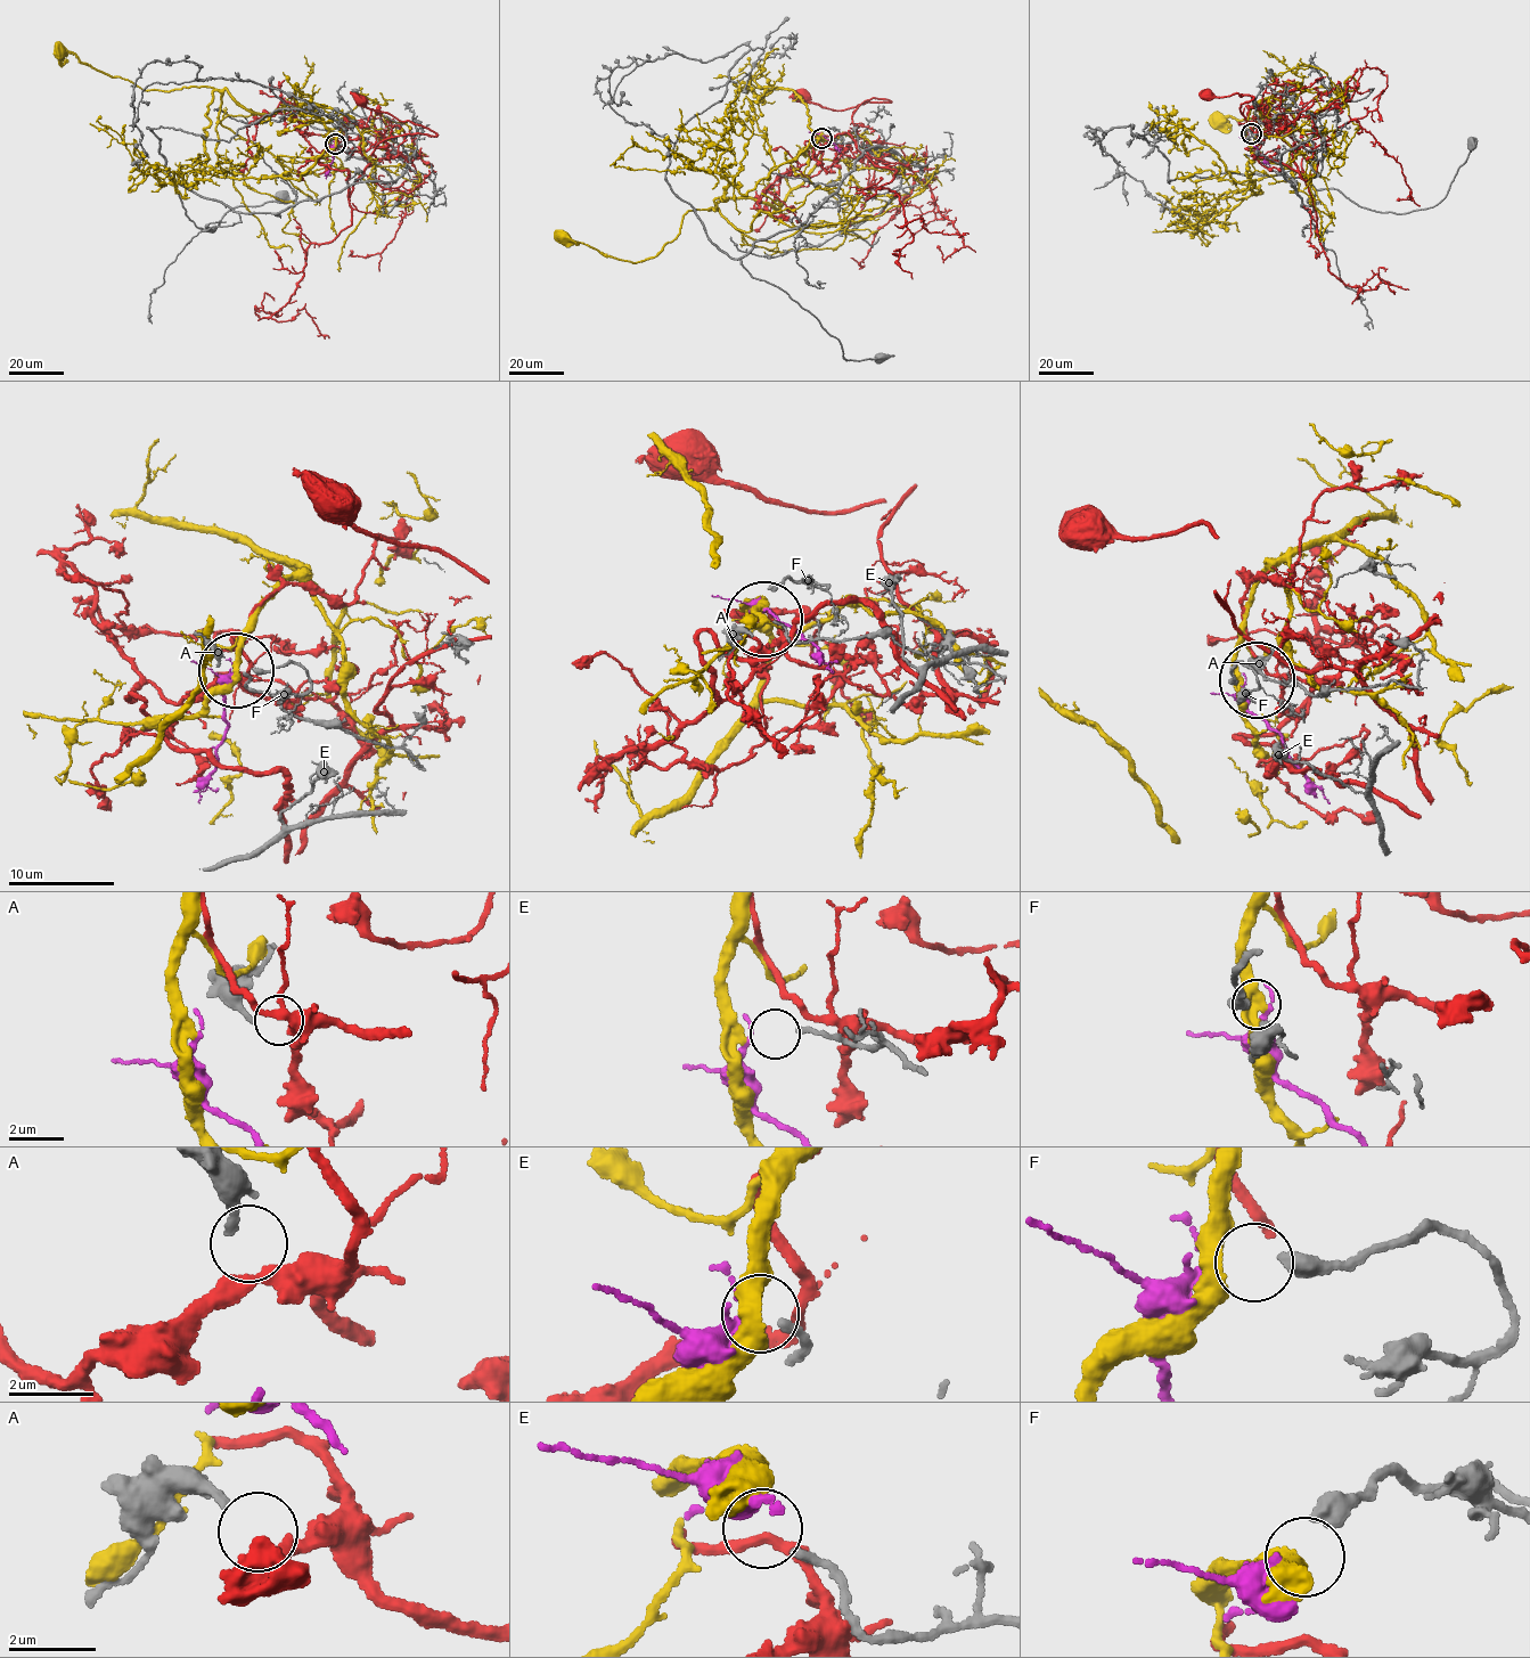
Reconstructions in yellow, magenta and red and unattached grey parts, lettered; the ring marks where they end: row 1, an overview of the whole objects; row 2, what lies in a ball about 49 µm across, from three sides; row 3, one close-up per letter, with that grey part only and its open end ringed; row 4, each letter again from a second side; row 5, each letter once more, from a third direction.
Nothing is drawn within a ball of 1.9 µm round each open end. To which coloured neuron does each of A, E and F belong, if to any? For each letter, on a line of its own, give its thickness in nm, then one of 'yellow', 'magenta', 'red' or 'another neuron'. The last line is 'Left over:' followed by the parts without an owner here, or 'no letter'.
A: 190 nm thick; red
E: 180 nm thick; magenta
F: 440 nm thick; yellow
Left over: no letter

